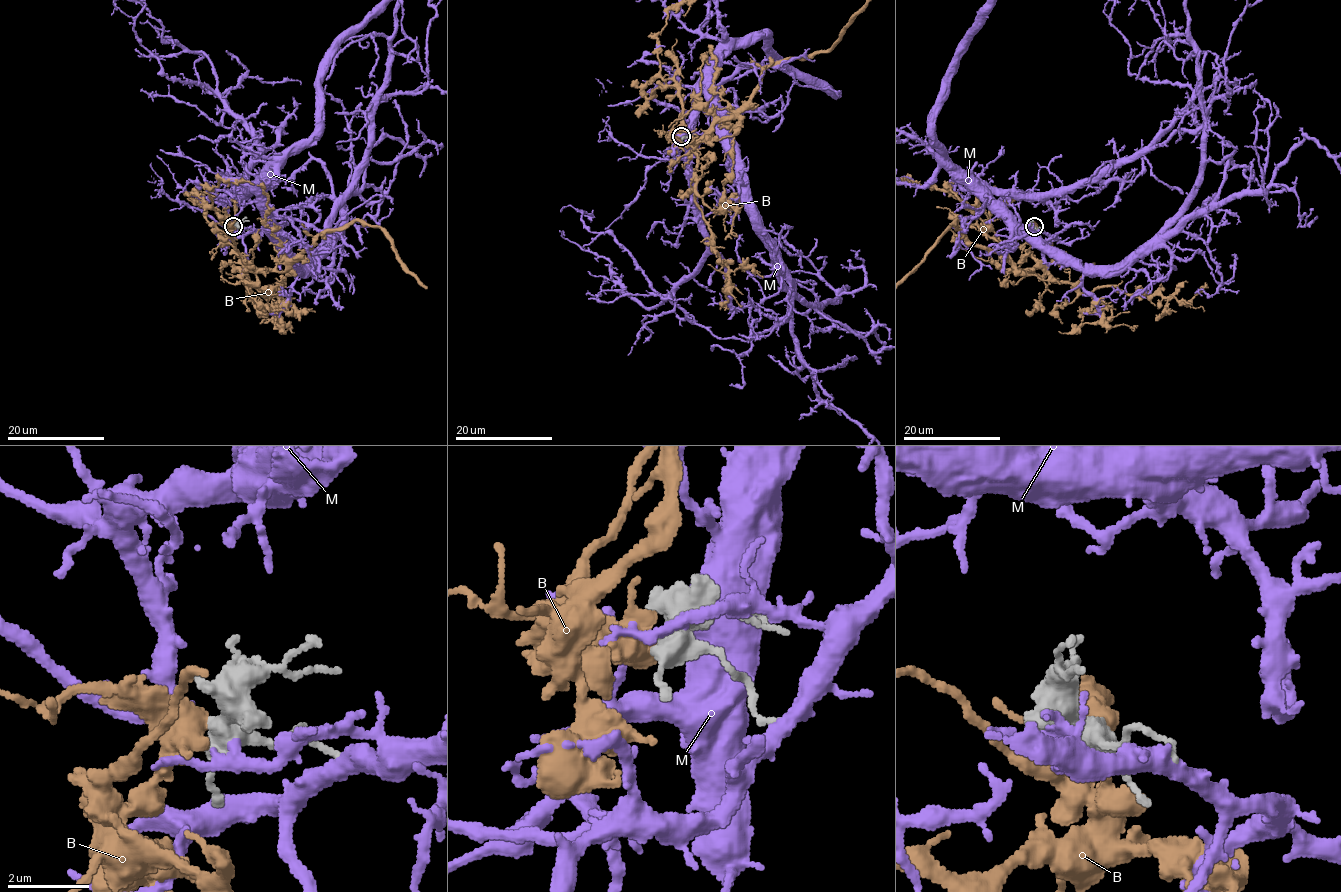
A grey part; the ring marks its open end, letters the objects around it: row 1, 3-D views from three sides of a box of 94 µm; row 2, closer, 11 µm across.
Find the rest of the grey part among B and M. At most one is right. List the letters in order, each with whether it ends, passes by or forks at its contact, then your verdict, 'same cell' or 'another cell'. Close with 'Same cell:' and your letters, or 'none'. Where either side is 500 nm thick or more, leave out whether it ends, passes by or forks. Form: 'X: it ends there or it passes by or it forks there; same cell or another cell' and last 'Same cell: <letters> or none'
B: same cell
M: it passes by; another cell
Same cell: B

